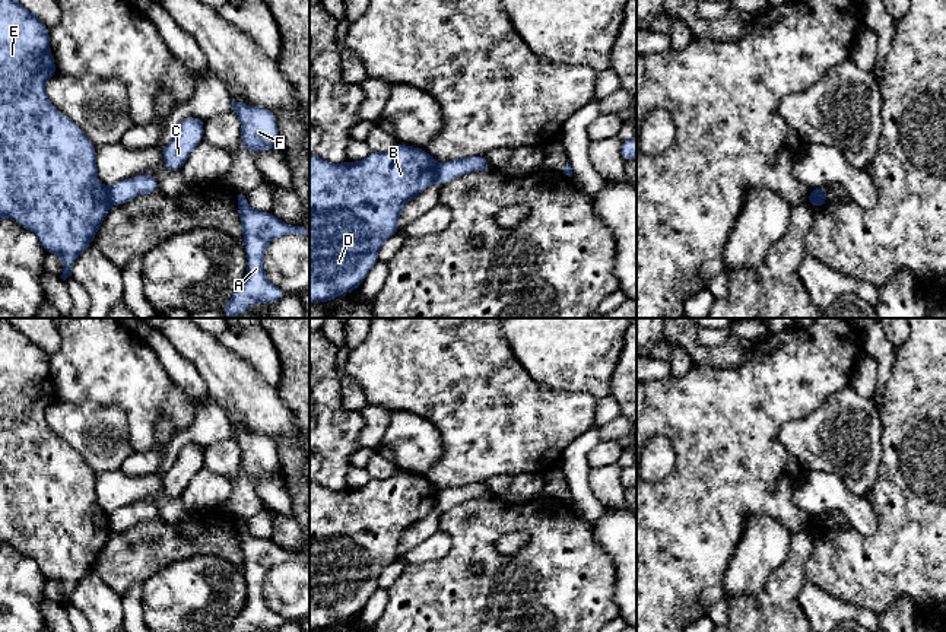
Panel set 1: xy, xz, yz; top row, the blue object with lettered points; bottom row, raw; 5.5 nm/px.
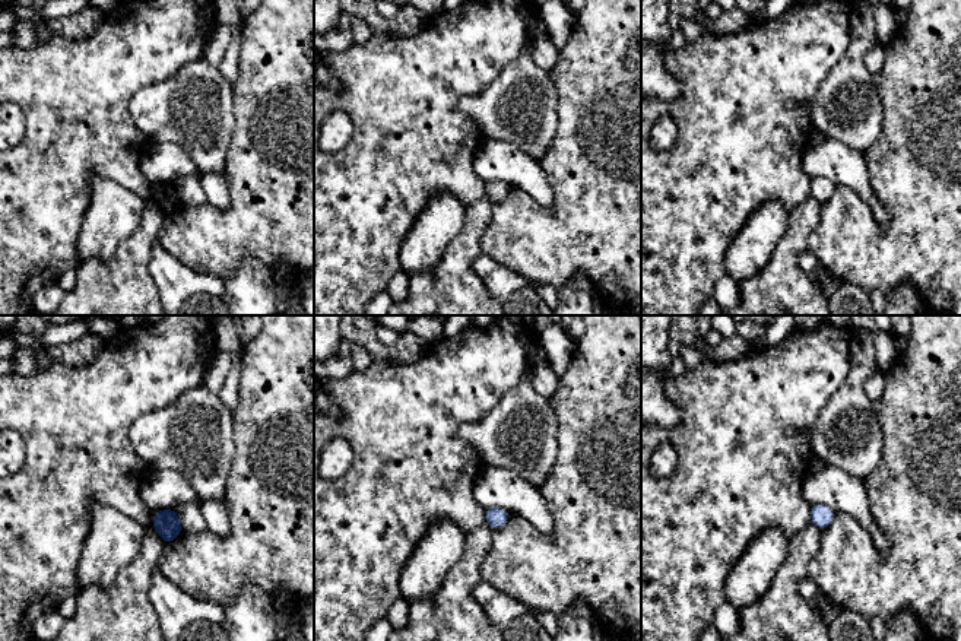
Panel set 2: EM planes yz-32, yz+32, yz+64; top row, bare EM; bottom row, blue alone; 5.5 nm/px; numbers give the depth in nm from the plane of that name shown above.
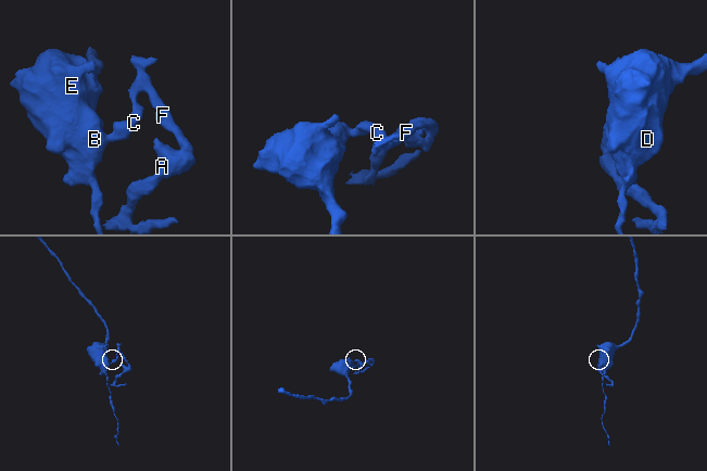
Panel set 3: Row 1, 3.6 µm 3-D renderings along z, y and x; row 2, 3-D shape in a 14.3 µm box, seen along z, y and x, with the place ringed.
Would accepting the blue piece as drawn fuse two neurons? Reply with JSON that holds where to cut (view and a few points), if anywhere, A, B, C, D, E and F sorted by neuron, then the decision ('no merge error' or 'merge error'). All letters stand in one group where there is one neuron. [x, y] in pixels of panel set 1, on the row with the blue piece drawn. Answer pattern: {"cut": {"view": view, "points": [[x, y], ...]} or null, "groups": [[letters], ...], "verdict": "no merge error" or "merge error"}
{"cut": {"view": "xy", "points": [[107, 189], [111, 203]]}, "groups": [["A", "C", "F"], ["B", "D", "E"]], "verdict": "merge error"}

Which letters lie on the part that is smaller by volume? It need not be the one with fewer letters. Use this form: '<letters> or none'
A, C, F

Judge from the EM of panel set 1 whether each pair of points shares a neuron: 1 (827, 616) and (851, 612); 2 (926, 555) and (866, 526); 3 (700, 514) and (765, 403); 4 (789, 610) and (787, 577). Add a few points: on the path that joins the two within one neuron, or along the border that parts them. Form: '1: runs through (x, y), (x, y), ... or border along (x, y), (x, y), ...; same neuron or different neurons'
1: runs through (832, 612), (845, 612); same neuron
2: border along (864, 498), (876, 518), (876, 530), (867, 537); different neurons
3: runs through (716, 486), (729, 466), (729, 441), (739, 431); same neuron
4: runs through (787, 602), (787, 586); same neuron

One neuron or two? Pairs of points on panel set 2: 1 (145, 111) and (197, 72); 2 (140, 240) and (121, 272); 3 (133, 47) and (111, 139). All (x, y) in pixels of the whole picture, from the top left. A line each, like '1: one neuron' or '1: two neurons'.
1: one neuron
2: one neuron
3: one neuron

